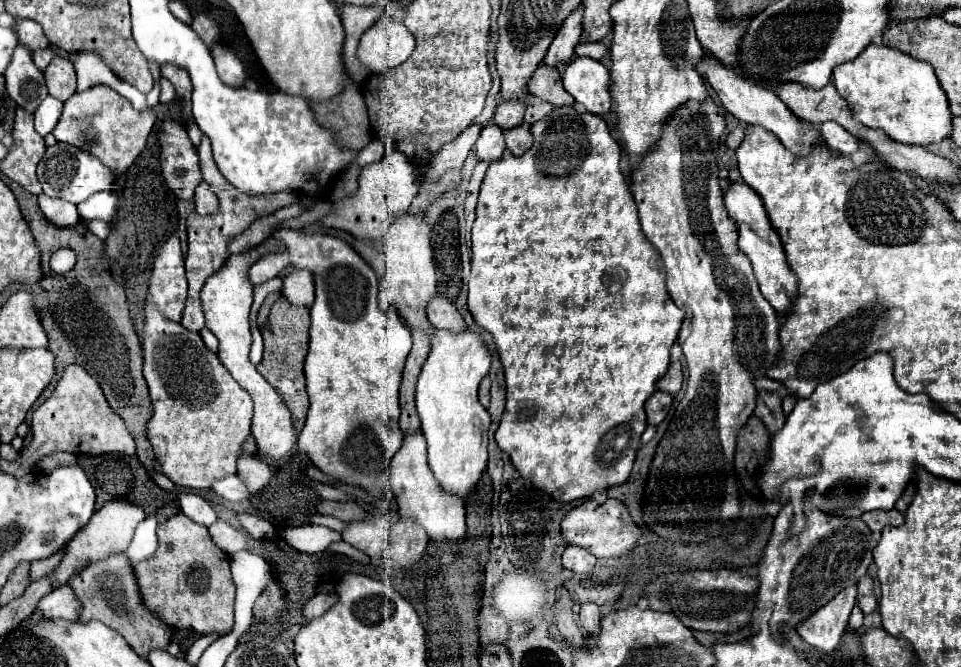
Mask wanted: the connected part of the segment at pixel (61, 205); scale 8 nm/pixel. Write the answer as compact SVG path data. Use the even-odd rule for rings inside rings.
M40 194L38 196L38 206L44 214L44 218L54 224L54 226L74 226L80 222L80 216L76 212L76 206L72 206L70 202L66 200L60 200L60 198L50 198L46 194Z

